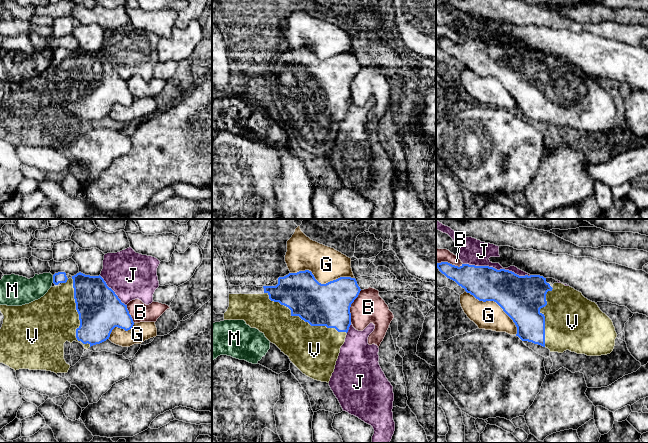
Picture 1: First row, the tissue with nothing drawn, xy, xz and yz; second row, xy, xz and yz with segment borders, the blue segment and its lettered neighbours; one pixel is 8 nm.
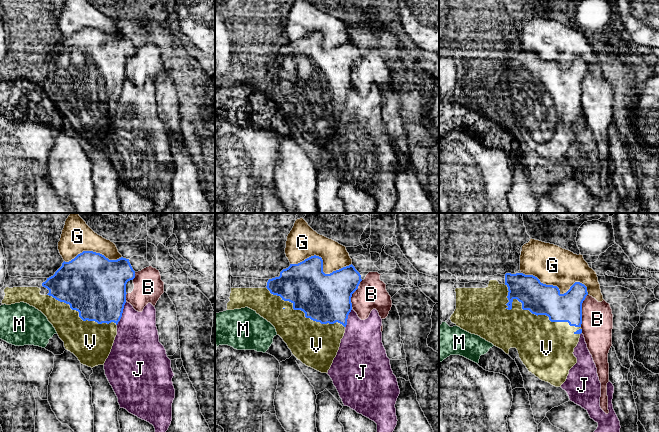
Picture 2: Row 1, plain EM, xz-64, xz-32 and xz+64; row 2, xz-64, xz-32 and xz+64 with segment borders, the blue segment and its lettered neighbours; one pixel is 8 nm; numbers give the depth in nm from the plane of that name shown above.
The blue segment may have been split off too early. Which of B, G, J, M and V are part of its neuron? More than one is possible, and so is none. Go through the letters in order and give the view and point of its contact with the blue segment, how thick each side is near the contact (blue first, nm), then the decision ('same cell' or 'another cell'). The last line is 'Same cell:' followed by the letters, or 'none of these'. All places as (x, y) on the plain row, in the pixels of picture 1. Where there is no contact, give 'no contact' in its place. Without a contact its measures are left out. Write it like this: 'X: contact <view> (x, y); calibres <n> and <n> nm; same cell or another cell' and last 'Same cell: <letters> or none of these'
B: contact xz (350, 82); calibres 340 and 240 nm; another cell
G: contact xz (320, 59); calibres 340 and 280 nm; another cell
J: contact yz (496, 45); calibres 300 and 200 nm; another cell
M: contact xy (53, 55); calibres 90 and 200 nm; another cell
V: contact xz (303, 95); calibres 340 and 380 nm; same cell
Same cell: V

